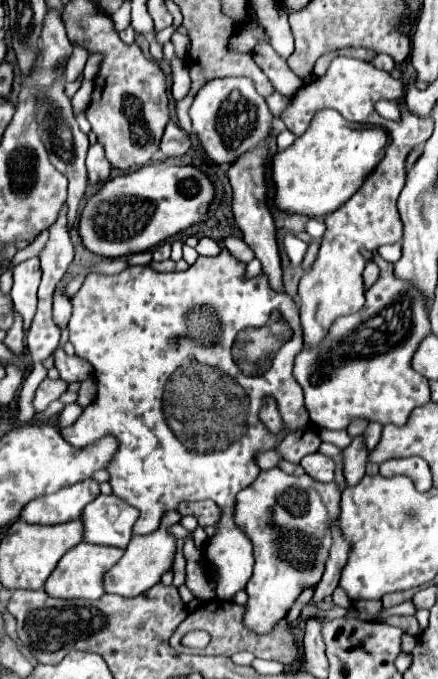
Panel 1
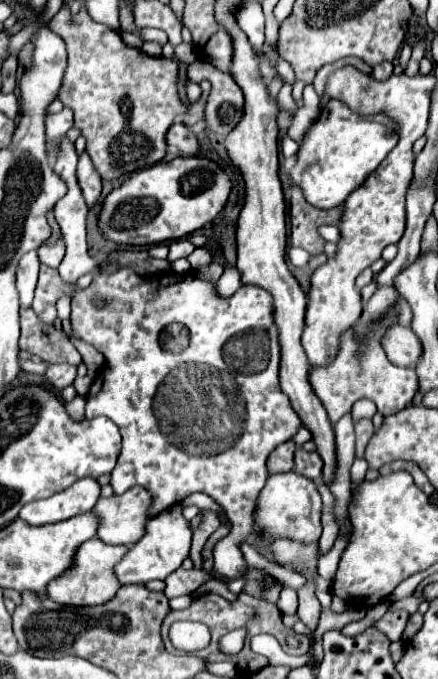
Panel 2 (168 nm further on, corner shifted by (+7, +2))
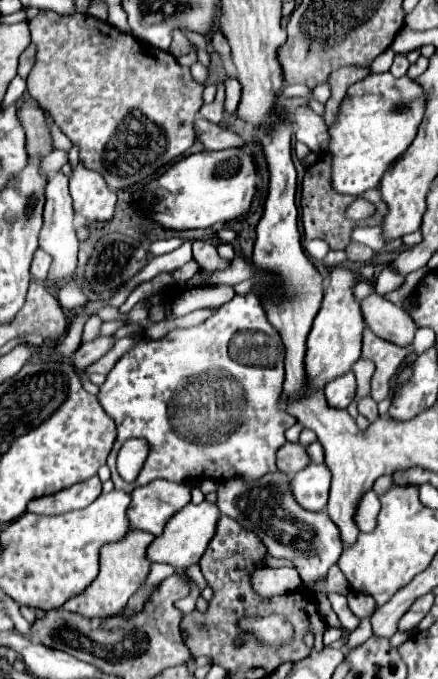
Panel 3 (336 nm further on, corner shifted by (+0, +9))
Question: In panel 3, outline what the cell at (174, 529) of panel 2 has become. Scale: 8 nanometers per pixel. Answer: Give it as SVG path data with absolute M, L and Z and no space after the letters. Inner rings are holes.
M204 499L200 505L194 503L186 505L166 523L164 533L156 537L154 543L148 547L148 559L154 563L170 563L176 569L186 569L190 565L196 565L204 555L208 543L212 541L212 535L216 535L218 519L220 519L220 509L216 503Z

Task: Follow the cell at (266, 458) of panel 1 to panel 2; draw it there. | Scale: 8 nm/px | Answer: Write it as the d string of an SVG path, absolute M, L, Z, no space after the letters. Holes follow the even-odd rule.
M289 440L289 442L281 444L279 448L275 448L269 454L269 458L267 458L267 470L269 470L269 474L293 470L293 450L295 450L295 442L293 440Z

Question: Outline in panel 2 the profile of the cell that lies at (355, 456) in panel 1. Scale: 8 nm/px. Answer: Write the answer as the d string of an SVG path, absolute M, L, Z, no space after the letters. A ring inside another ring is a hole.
M361 420L355 424L355 436L357 436L357 444L355 444L355 456L357 458L363 458L363 452L365 452L365 446L369 442L369 438L373 436L373 424L371 420Z

